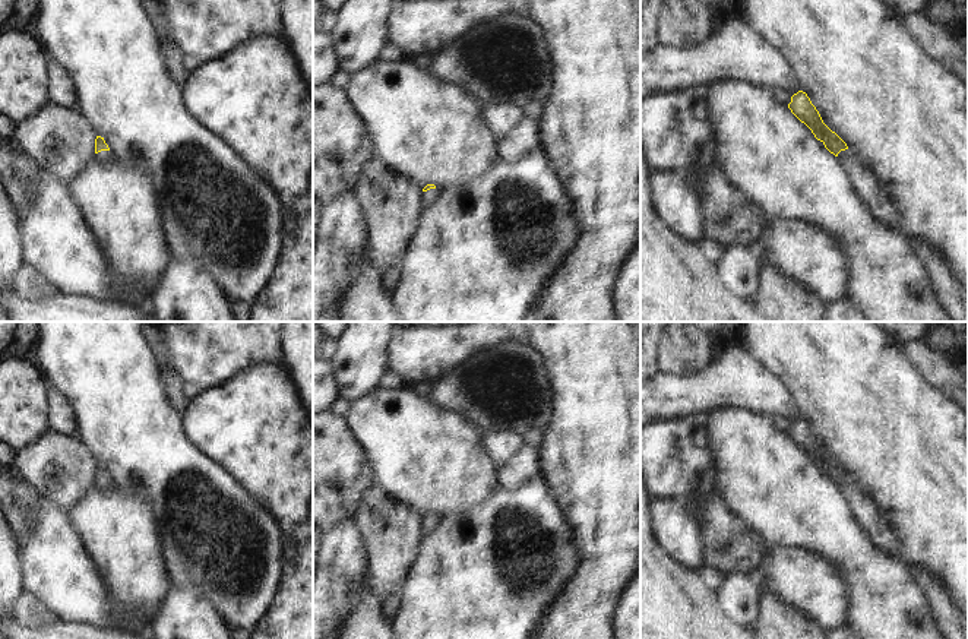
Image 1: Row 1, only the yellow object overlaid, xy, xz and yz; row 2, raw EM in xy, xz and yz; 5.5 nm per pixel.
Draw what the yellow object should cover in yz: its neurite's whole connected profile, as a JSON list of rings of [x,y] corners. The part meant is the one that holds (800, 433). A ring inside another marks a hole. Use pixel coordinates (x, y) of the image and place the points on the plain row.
[[[798,418],[788,431],[791,440],[804,450],[814,465],[841,490],[854,521],[870,537],[876,548],[889,550],[901,557],[901,545],[892,528],[880,518],[873,500],[848,478],[847,471],[822,447],[806,420]]]

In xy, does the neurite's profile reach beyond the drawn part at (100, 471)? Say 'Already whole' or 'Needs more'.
Needs more.

